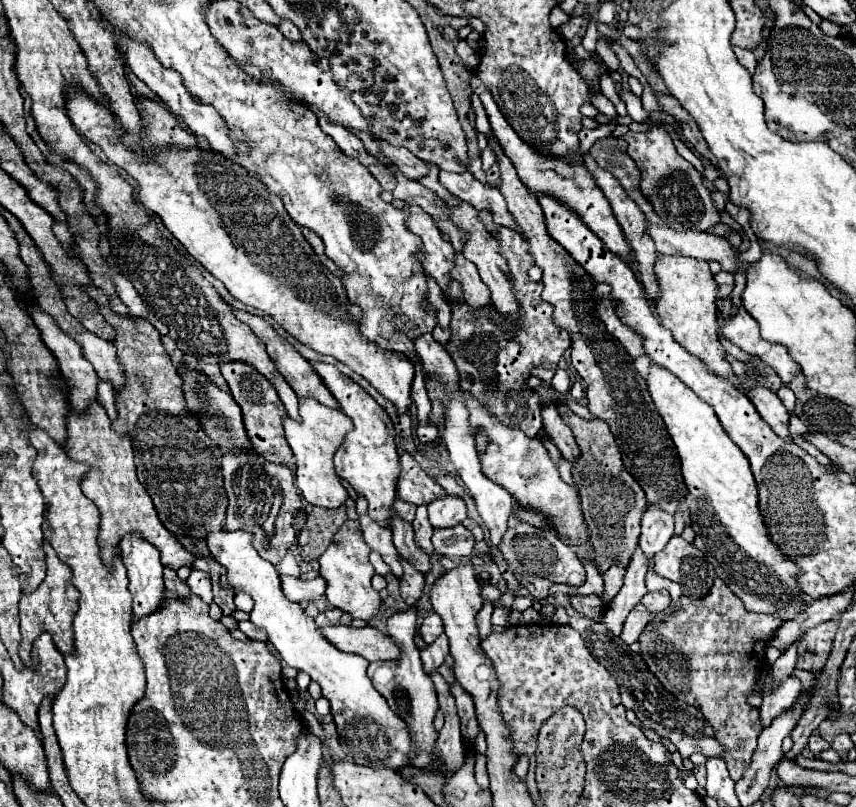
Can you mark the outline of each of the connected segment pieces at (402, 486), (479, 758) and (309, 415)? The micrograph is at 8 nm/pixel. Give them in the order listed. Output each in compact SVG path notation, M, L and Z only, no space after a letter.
M408 451L400 455L400 465L402 471L398 477L398 491L396 491L398 499L422 505L446 495L446 491L436 483L436 479L430 477Z
M476 754L476 783L488 789L488 773L486 773L486 755Z
M300 397L300 417L302 421L296 421L288 415L284 419L286 439L296 457L296 487L308 503L326 509L336 509L346 501L348 493L334 471L332 455L342 443L344 435L352 429L352 419L348 419L342 409L326 407L310 397Z

